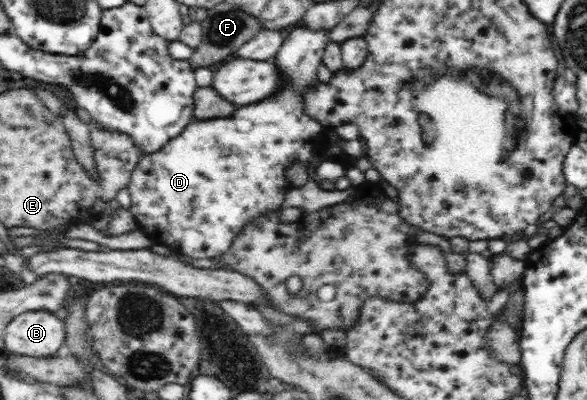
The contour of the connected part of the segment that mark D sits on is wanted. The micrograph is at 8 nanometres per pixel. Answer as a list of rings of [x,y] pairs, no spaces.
[[[303,25],[286,36],[273,60],[285,78],[285,87],[272,98],[237,108],[230,116],[208,120],[194,120],[177,136],[169,140],[158,152],[147,153],[139,159],[128,184],[132,204],[129,209],[138,228],[153,245],[168,247],[174,254],[187,258],[214,259],[231,249],[236,236],[253,219],[269,211],[278,211],[285,194],[292,188],[286,180],[291,163],[306,163],[314,152],[326,152],[327,128],[304,113],[302,92],[314,86],[316,70],[329,39],[327,28],[313,31]]]

